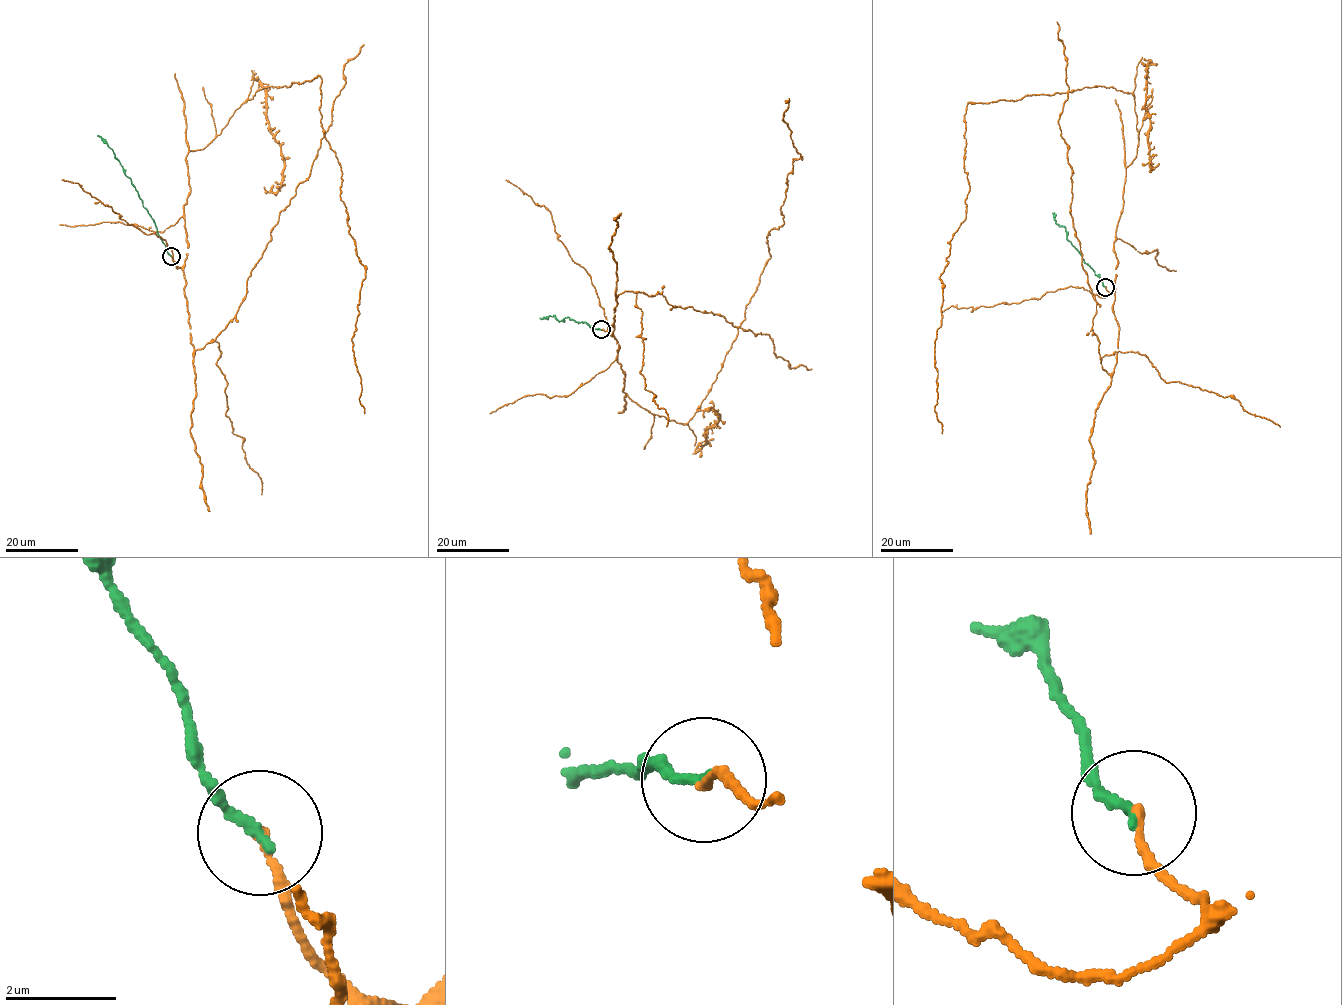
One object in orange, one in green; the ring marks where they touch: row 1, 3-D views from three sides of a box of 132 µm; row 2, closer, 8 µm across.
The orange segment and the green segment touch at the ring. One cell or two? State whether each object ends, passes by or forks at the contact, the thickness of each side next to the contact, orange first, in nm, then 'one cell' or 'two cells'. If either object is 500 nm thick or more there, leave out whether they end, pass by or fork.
orange ends | green ends | 140/180 nm | one cell

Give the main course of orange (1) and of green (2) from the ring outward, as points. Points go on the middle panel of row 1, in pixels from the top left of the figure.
1: (601, 330), (623, 392), (687, 422), (784, 223), (801, 157), (789, 98)
2: (601, 330), (568, 317), (560, 321), (554, 315), (539, 318)

